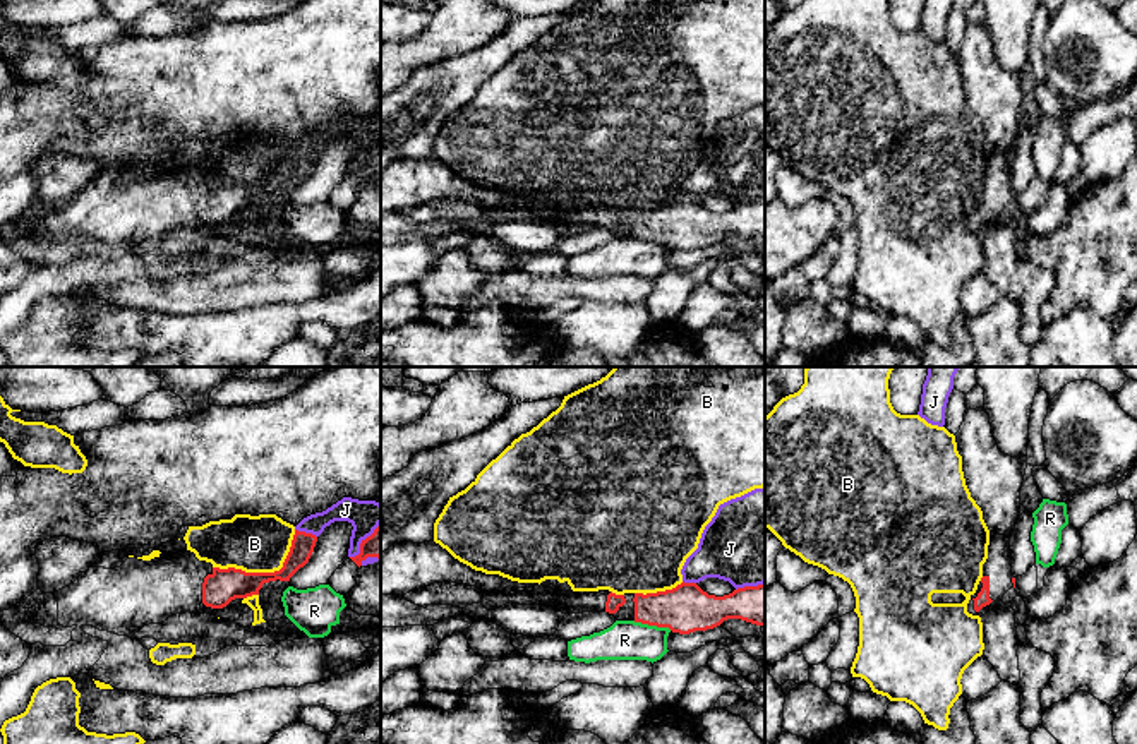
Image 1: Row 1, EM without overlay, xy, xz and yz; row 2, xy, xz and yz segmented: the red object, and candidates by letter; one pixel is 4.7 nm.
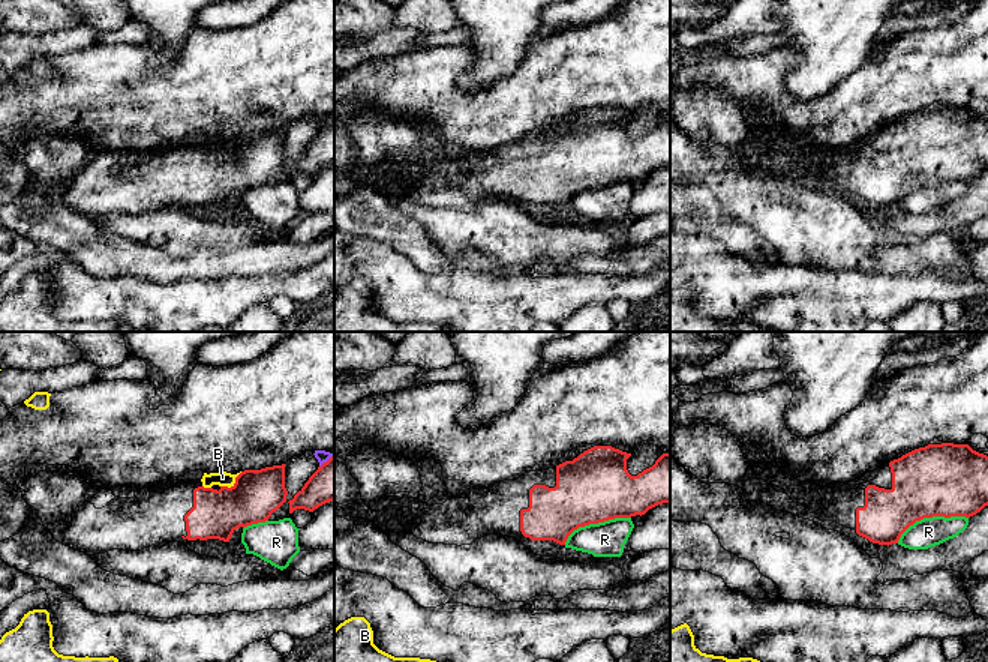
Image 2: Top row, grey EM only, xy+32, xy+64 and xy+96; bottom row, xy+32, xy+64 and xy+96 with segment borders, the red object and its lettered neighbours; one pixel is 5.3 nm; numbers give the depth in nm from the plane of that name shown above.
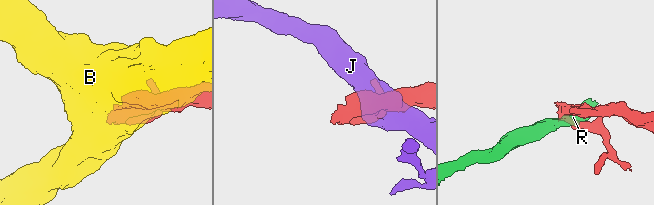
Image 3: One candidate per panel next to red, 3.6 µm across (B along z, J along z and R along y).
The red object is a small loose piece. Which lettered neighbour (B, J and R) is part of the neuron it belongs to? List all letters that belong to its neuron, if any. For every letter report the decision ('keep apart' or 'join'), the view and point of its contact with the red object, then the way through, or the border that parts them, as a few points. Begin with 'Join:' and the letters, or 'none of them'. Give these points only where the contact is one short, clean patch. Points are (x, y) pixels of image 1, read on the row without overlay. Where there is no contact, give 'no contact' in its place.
Join: none of them
B: keep apart; contact xy (264, 189)
J: keep apart; contact xy (306, 150)
R: keep apart; contact xz (652, 240)

